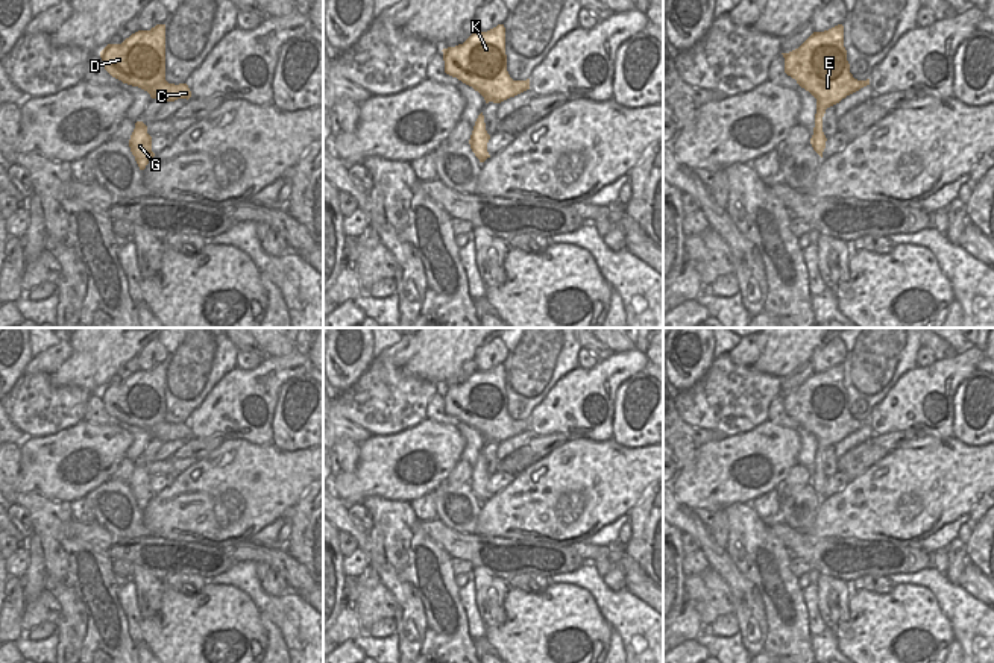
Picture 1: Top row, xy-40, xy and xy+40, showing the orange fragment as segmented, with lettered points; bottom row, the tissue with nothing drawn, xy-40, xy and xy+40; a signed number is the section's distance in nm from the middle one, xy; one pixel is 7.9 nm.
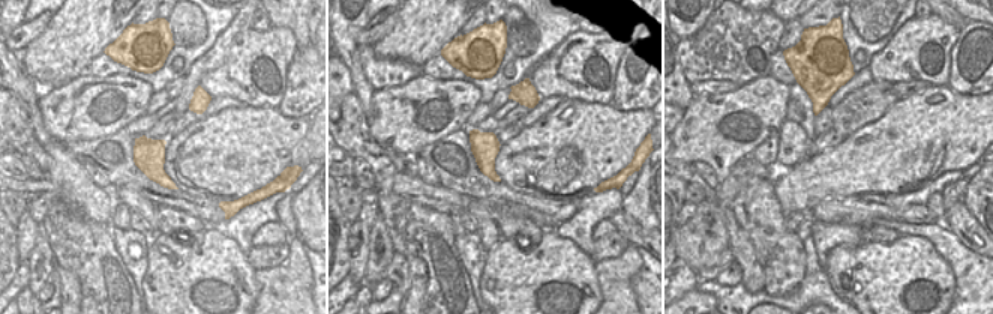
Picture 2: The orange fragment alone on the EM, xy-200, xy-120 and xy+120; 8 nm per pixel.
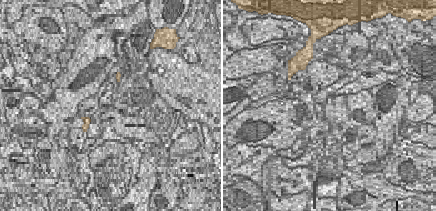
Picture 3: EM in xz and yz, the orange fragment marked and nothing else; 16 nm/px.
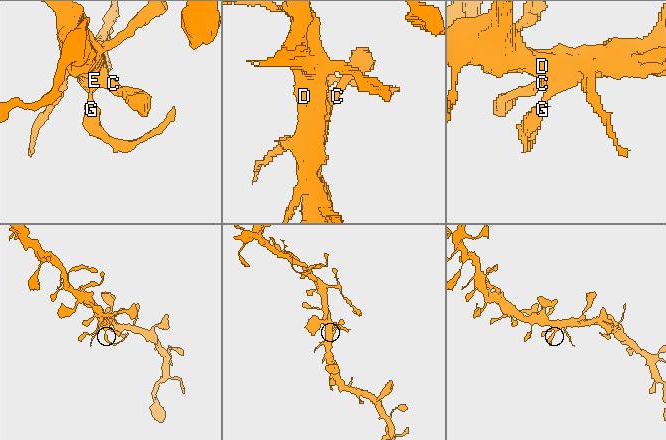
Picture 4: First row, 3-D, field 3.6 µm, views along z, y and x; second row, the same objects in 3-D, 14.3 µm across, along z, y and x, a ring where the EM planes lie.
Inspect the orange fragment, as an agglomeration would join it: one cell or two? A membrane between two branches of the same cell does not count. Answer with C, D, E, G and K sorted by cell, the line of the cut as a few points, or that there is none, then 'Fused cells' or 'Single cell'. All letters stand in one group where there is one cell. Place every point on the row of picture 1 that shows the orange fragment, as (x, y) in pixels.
Groups: C D E K / G. Split along xy+40 (821, 122), (815, 126). Fused cells

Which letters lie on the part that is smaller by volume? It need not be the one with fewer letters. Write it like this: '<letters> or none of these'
G

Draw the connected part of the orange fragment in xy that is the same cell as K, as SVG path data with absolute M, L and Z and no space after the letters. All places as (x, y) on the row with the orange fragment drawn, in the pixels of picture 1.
M498 24L487 32L475 30L463 44L443 49L442 52L445 73L472 86L484 97L486 103L501 103L530 90L530 79L513 80L507 71L504 24Z

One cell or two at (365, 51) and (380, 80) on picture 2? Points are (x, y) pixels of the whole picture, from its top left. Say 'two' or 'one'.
one

